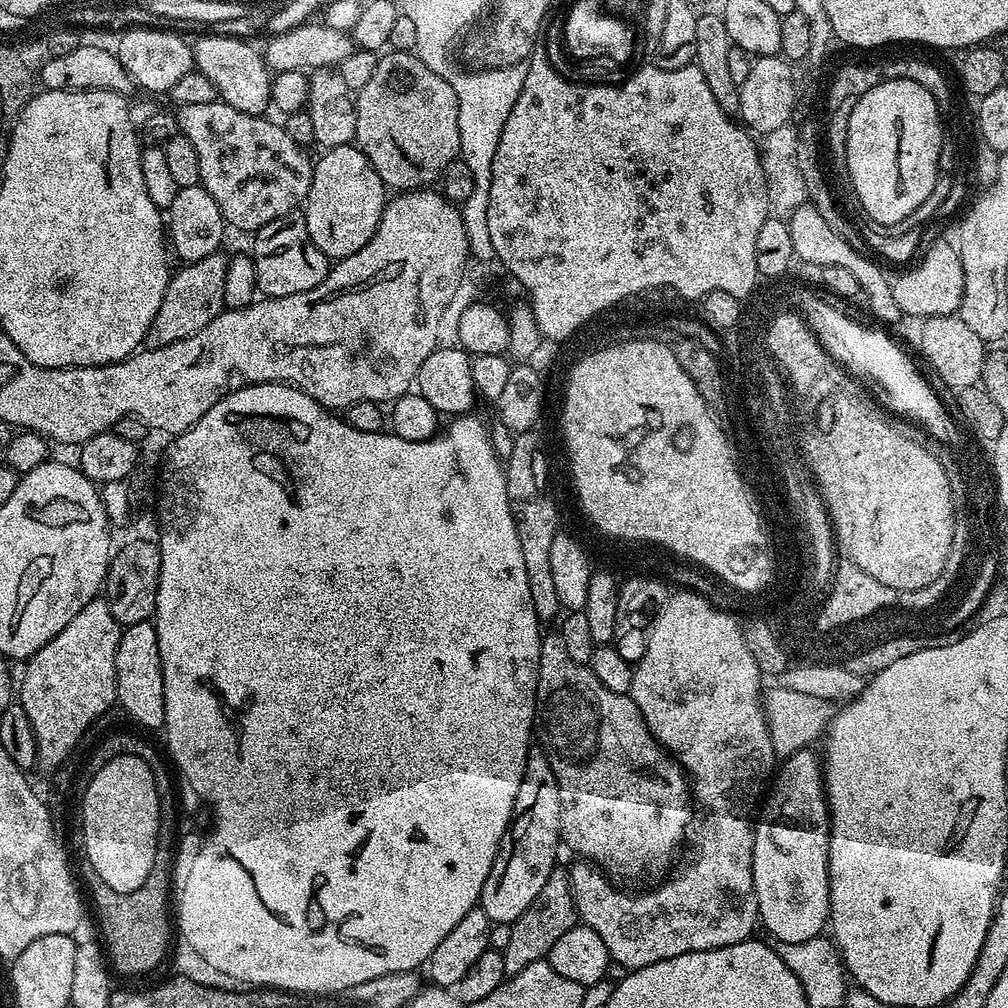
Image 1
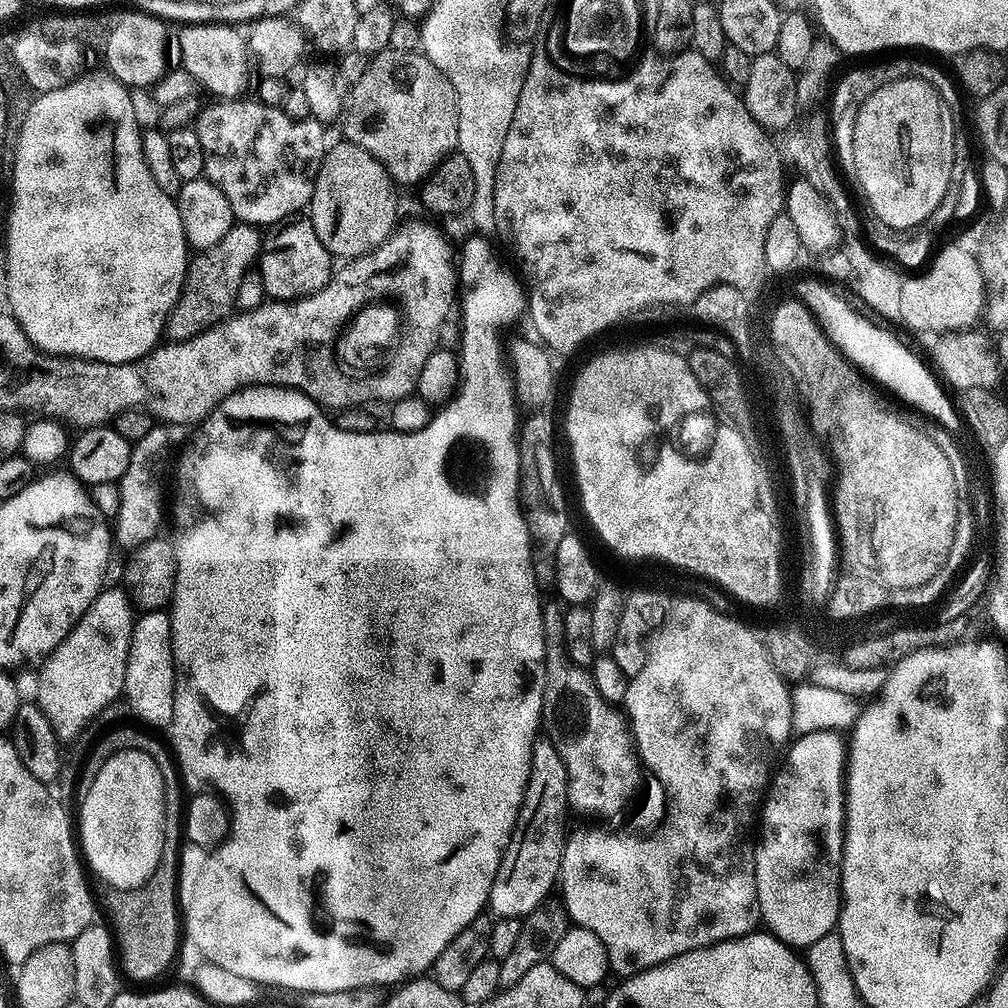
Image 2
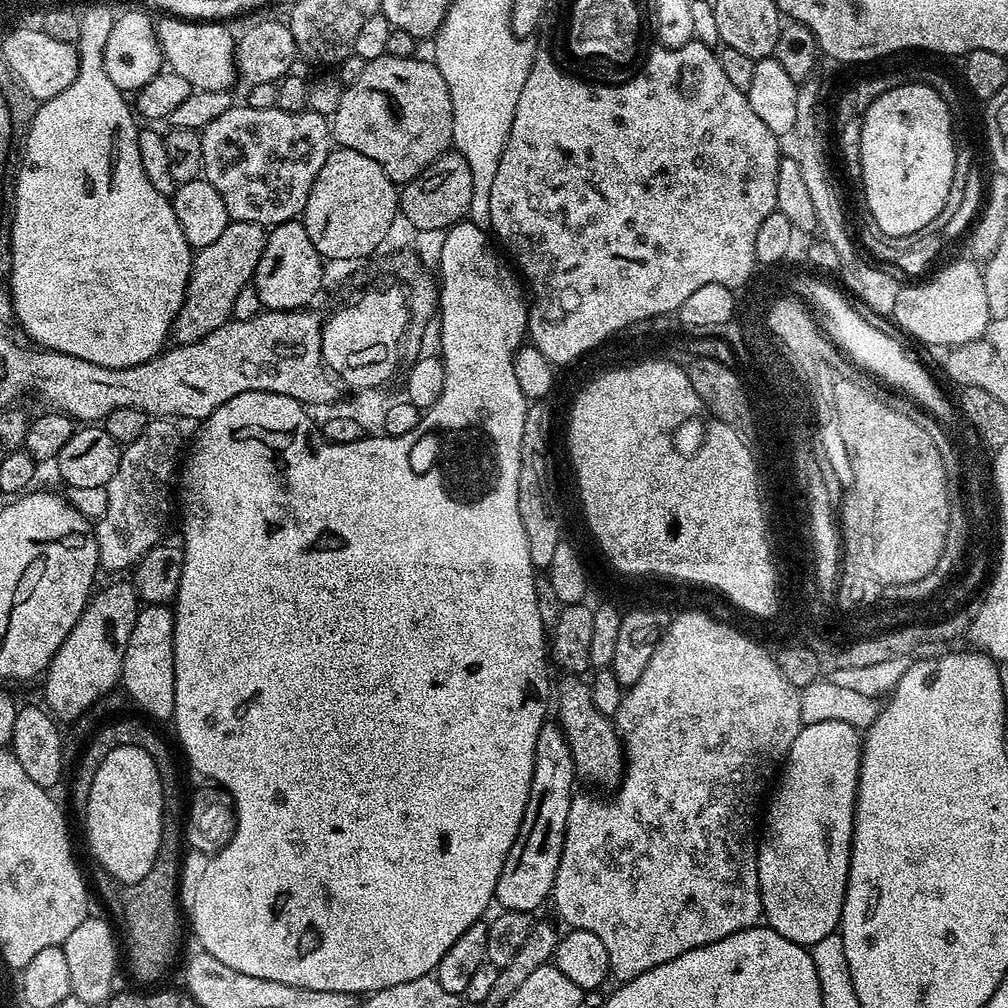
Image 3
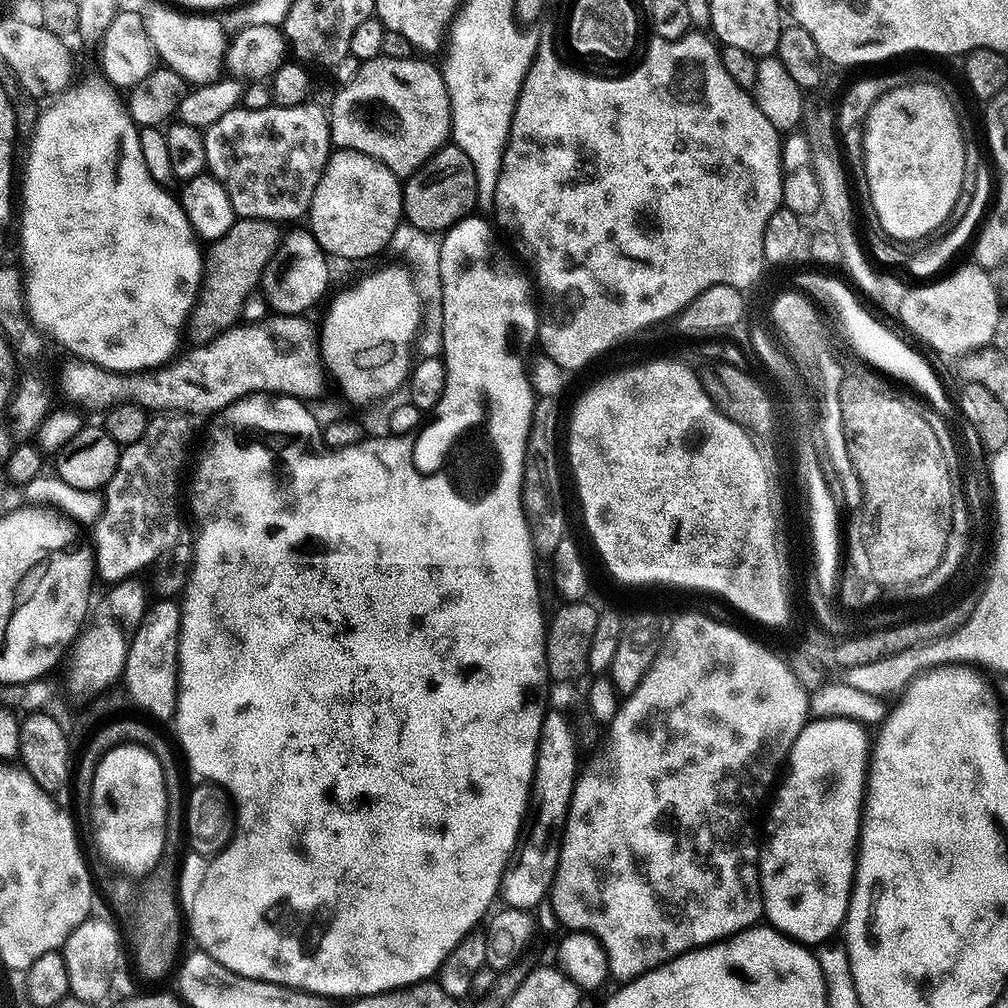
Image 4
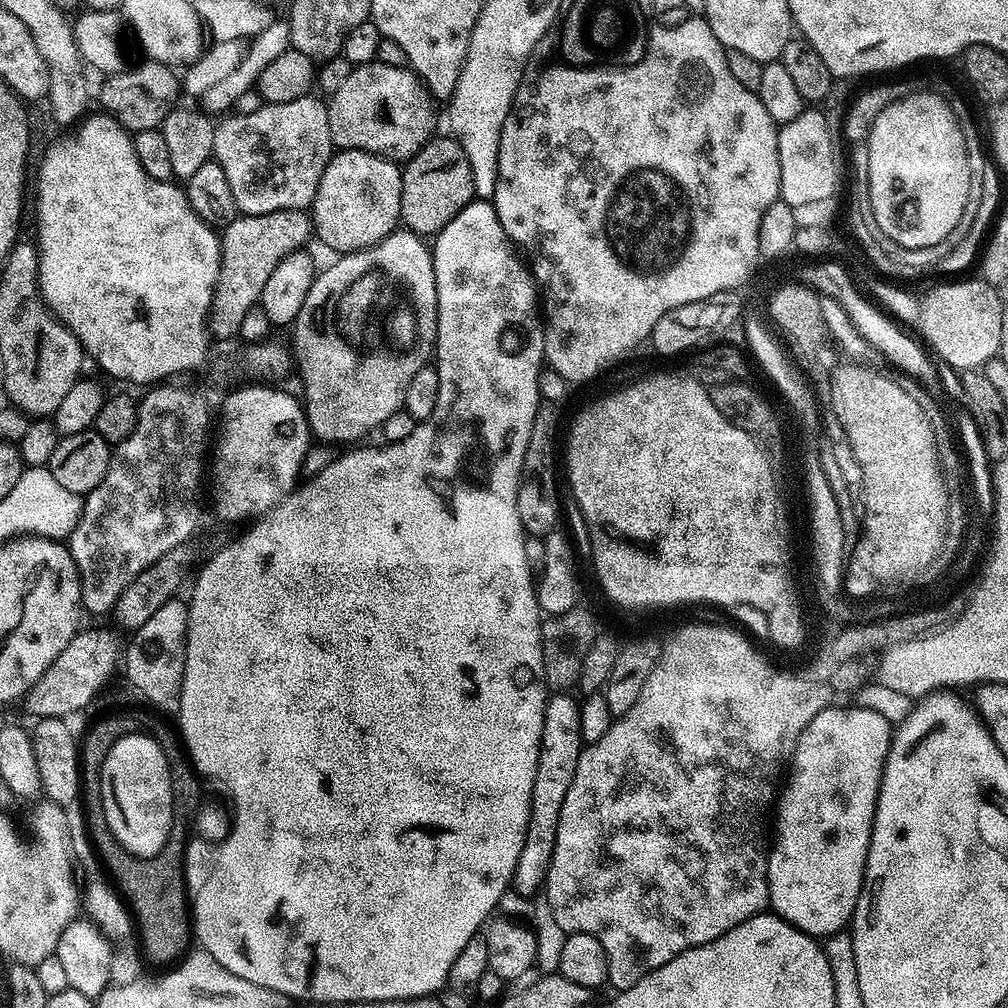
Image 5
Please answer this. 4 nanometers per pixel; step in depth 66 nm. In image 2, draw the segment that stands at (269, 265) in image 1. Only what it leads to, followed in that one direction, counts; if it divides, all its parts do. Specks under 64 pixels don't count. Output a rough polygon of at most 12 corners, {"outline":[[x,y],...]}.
{"outline":[[311,219],[267,229],[258,271],[265,297],[301,300],[328,284],[334,257]]}

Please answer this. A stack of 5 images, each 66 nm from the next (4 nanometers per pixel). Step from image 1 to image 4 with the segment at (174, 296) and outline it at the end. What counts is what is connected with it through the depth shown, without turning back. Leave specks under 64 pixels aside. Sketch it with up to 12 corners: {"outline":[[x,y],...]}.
{"outline":[[237,218],[211,241],[187,339],[235,328],[282,239]]}

